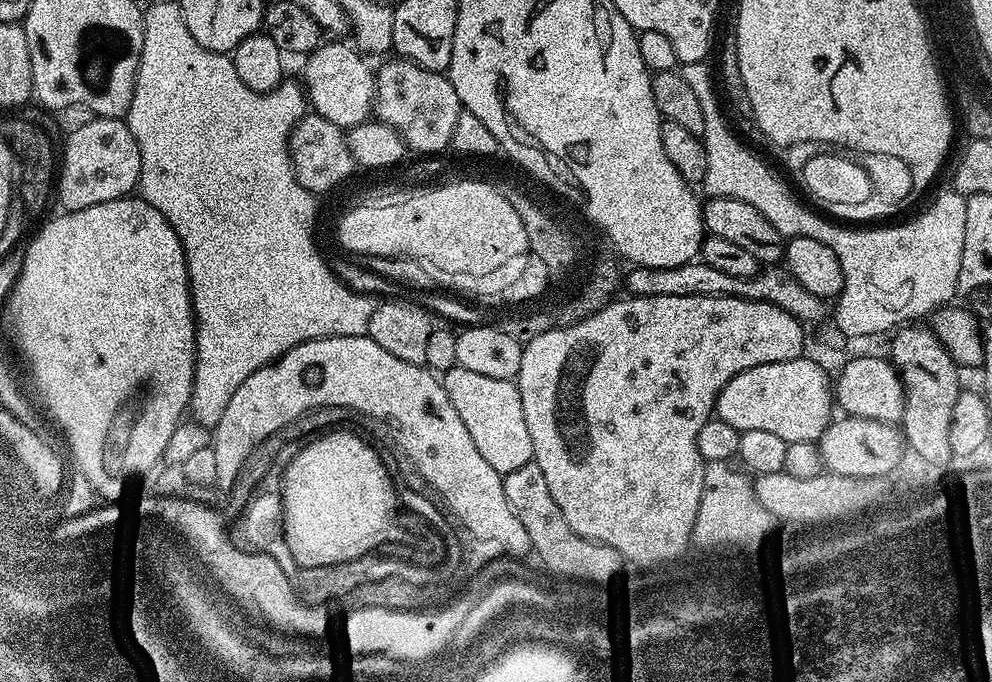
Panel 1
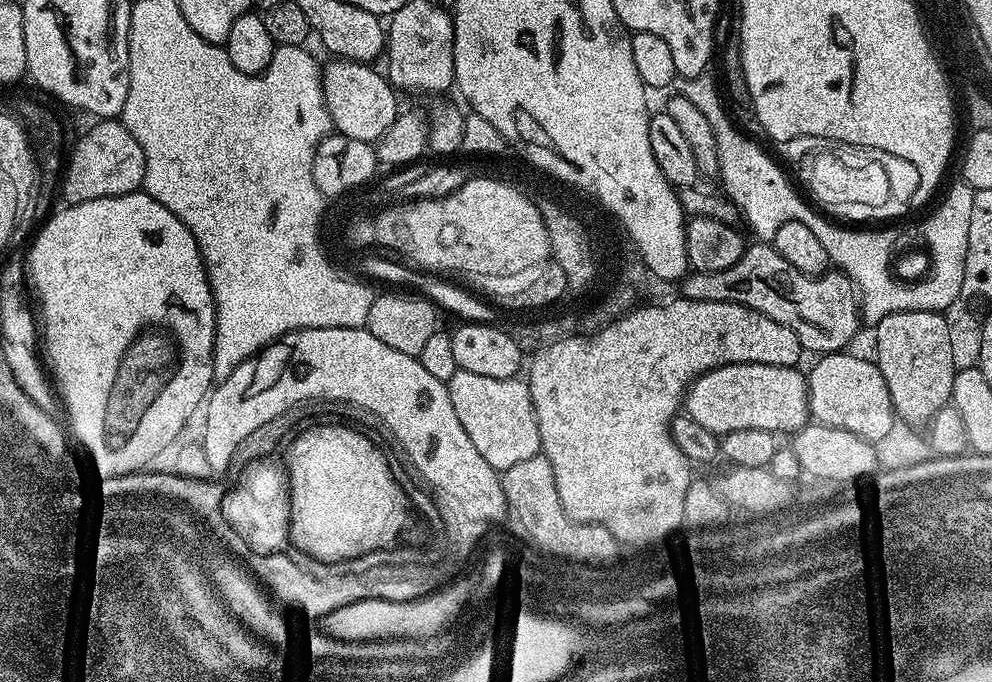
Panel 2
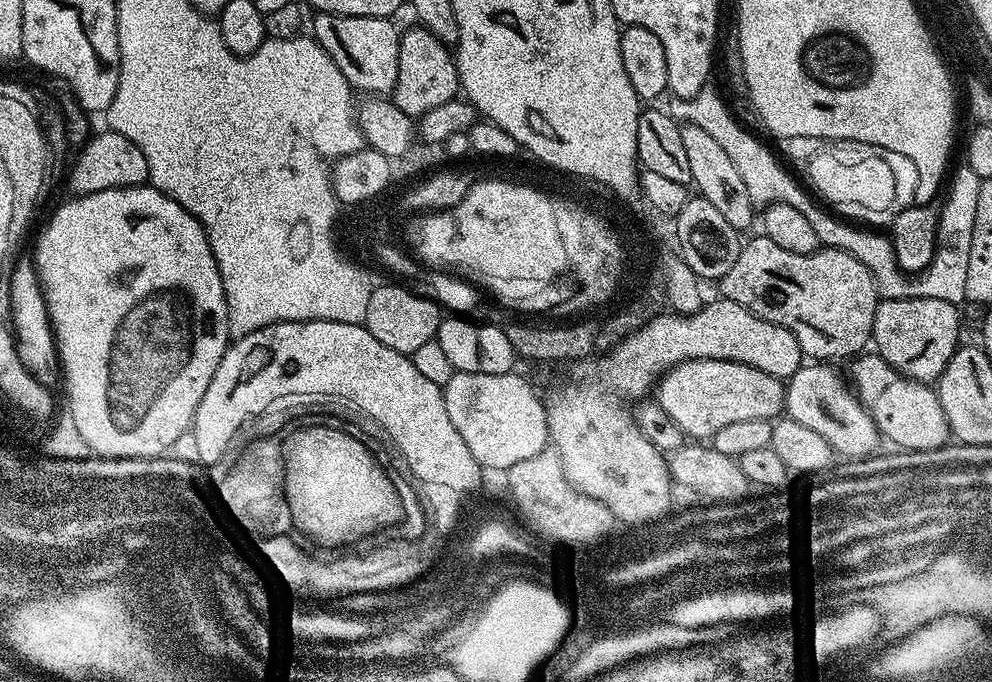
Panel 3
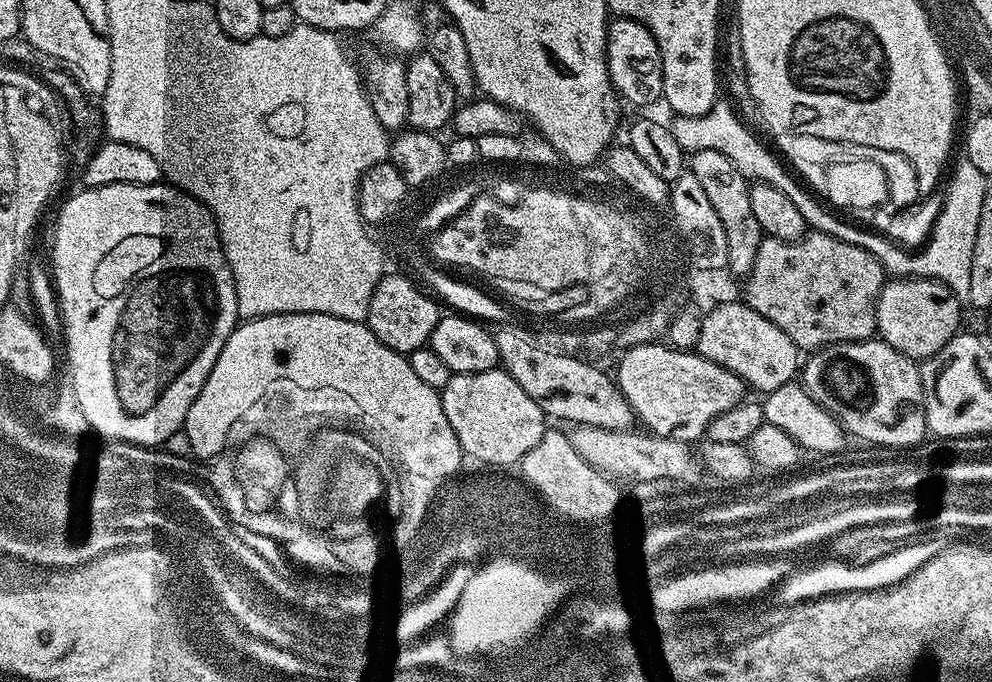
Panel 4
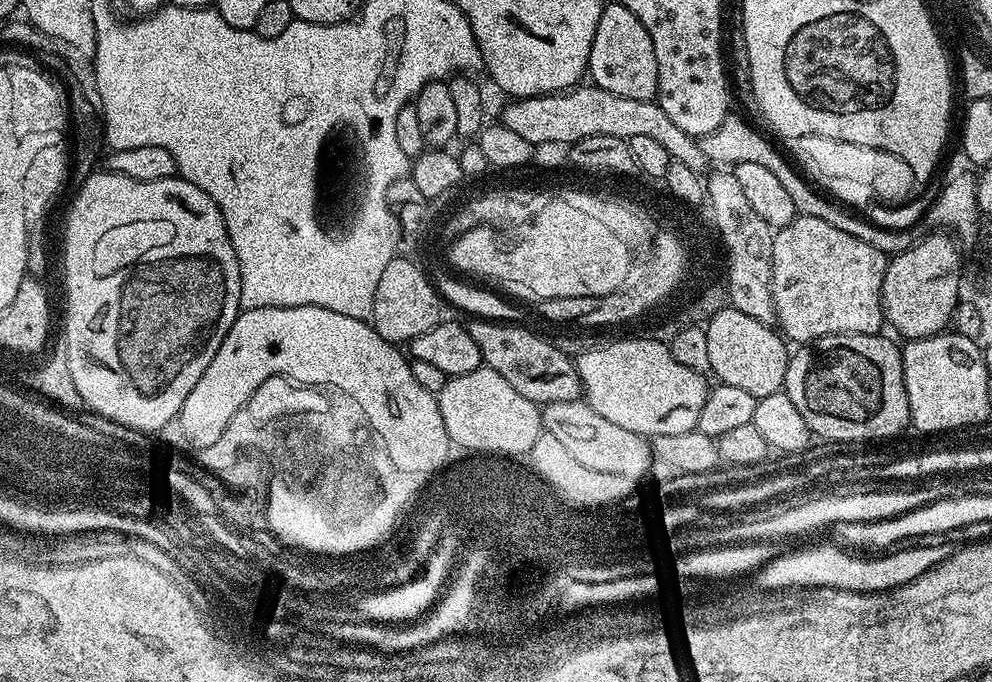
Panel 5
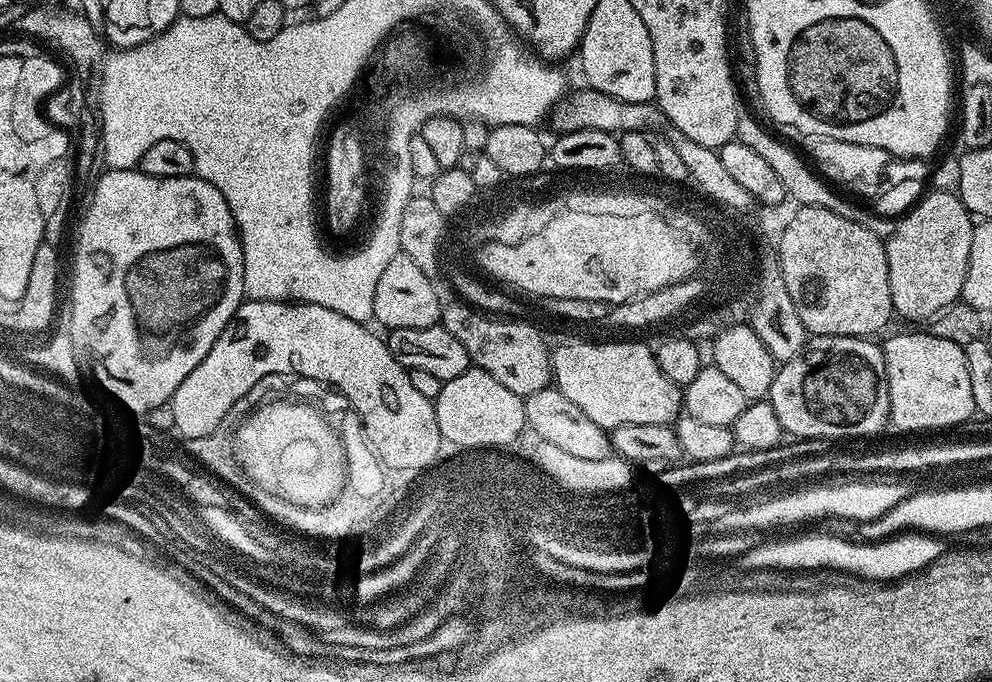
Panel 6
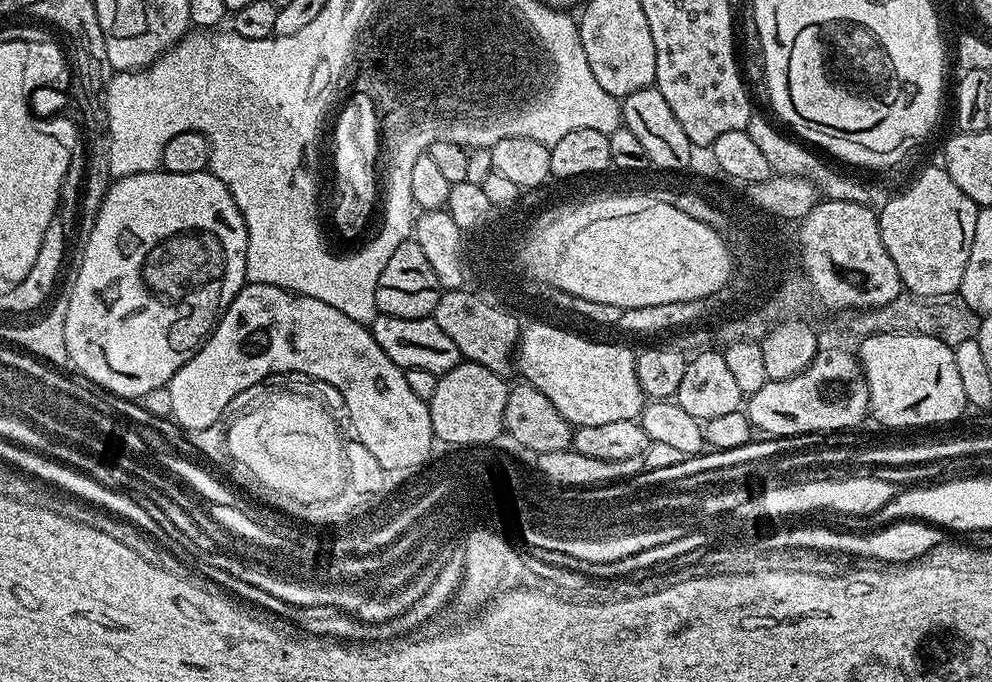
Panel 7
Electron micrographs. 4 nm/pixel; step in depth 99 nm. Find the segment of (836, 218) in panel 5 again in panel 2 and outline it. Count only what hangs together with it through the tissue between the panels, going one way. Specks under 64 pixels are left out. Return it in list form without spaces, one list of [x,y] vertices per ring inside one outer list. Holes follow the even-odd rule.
[[[696,76],[692,80],[681,79],[678,88],[682,95],[694,102],[694,106],[698,106],[698,110],[702,110],[702,114],[706,114],[706,122],[714,126],[714,138],[718,138],[718,183],[724,187],[721,189],[728,199],[736,203],[743,223],[752,227],[752,232],[756,235],[753,237],[760,242],[770,242],[778,234],[778,226],[782,226],[782,222],[803,222],[818,237],[818,242],[822,242],[829,261],[852,279],[852,285],[860,298],[863,319],[867,323],[869,320],[869,325],[875,326],[890,314],[910,310],[944,314],[952,308],[948,300],[953,304],[957,303],[952,296],[958,301],[961,299],[956,288],[962,290],[964,279],[960,276],[960,268],[966,270],[964,232],[970,234],[968,204],[974,204],[974,190],[971,186],[956,182],[956,220],[952,220],[952,232],[944,232],[944,228],[932,228],[932,232],[928,232],[923,223],[919,225],[918,232],[930,261],[928,272],[920,280],[905,283],[894,271],[890,233],[867,232],[864,229],[867,227],[864,226],[845,226],[843,223],[833,222],[827,215],[817,211],[807,199],[804,201],[796,193],[797,185],[790,179],[789,173],[775,159],[772,161],[750,137],[743,136],[732,125],[731,118],[724,113],[724,104],[720,101],[715,86],[708,78]]]

